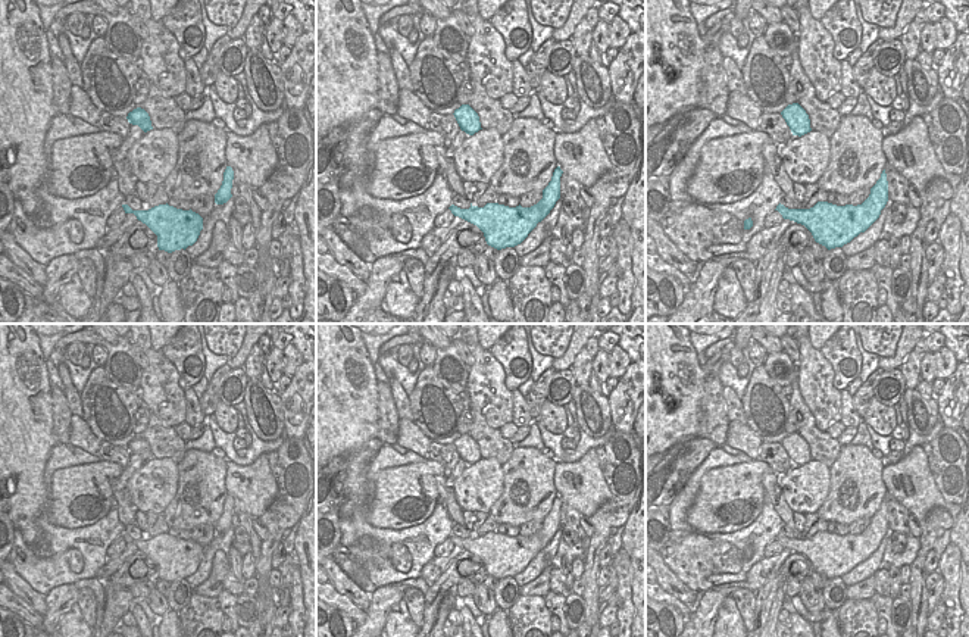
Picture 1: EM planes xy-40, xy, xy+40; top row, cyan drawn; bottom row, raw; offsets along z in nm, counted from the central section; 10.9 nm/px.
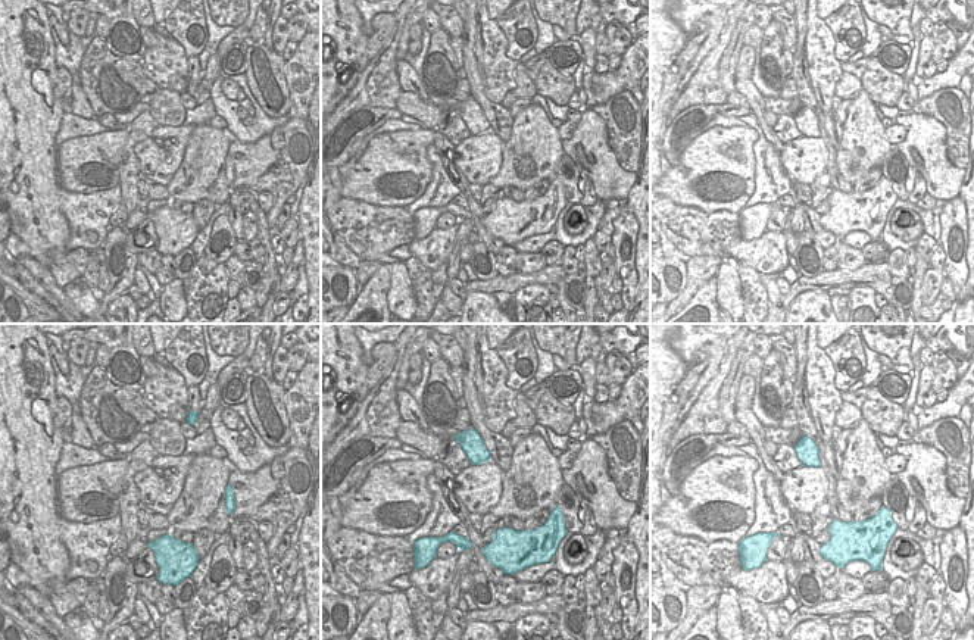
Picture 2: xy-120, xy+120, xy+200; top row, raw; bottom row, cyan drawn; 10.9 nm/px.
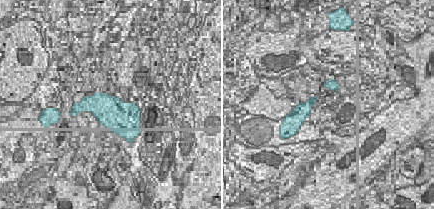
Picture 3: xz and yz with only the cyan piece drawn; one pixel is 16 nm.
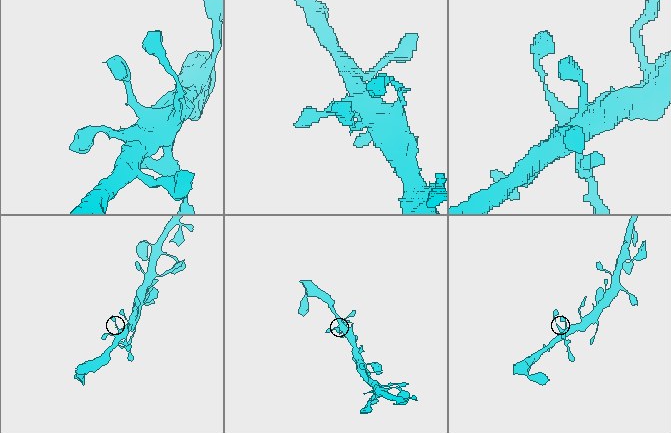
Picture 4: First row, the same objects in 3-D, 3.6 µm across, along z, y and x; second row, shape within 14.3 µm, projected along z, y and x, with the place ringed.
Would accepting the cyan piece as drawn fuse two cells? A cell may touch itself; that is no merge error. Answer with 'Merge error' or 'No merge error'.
No merge error.

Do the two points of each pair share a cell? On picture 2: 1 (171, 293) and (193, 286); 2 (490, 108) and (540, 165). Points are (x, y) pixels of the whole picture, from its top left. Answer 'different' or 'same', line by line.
1: different
2: different

